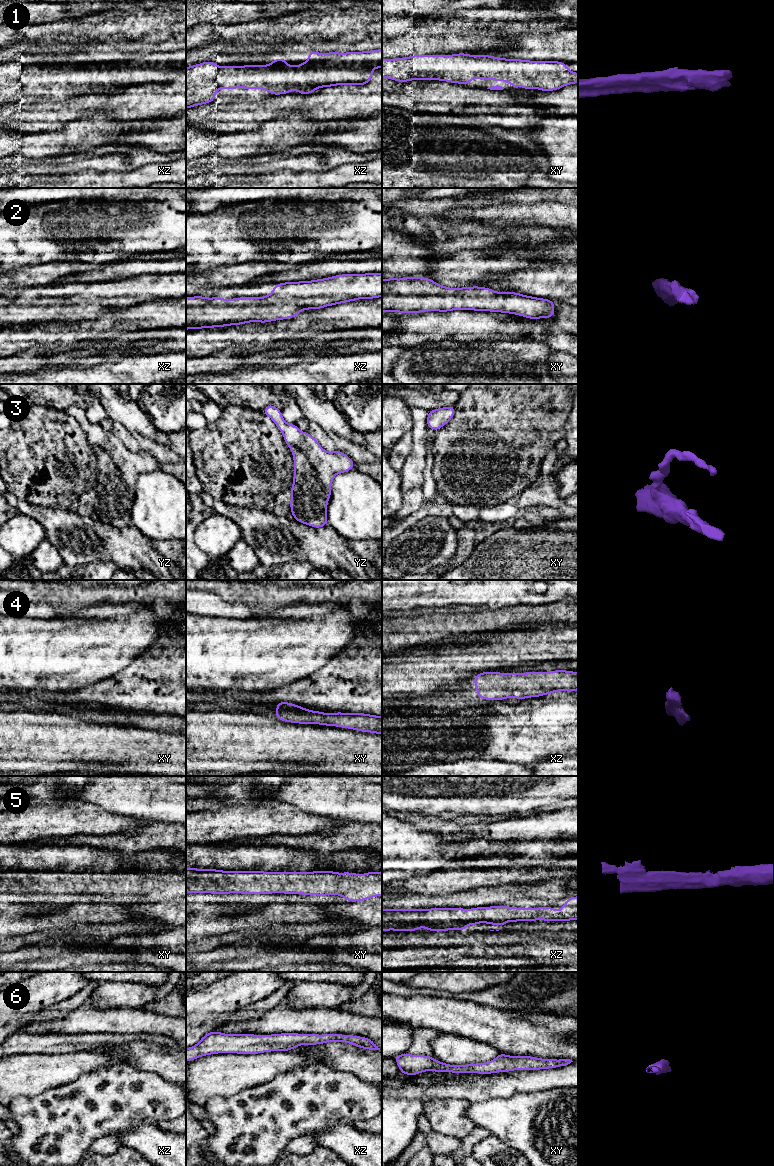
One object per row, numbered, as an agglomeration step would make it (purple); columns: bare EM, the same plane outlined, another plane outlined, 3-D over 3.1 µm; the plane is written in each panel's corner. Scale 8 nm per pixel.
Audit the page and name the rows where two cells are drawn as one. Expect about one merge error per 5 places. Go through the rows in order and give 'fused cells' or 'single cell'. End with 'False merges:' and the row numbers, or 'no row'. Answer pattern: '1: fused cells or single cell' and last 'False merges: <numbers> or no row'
1: single cell
2: single cell
3: single cell
4: single cell
5: single cell
6: single cell
False merges: no row

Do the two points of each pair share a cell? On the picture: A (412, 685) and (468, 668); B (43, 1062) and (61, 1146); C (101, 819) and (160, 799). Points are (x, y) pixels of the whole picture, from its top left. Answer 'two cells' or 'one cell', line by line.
A: one cell
B: two cells
C: two cells

